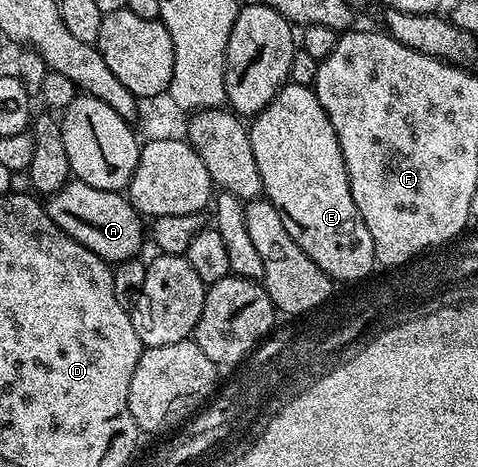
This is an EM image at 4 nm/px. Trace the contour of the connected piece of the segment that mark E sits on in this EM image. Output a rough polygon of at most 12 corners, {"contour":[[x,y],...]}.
{"contour":[[285,83],[249,121],[265,199],[331,281],[374,272],[336,130]]}

